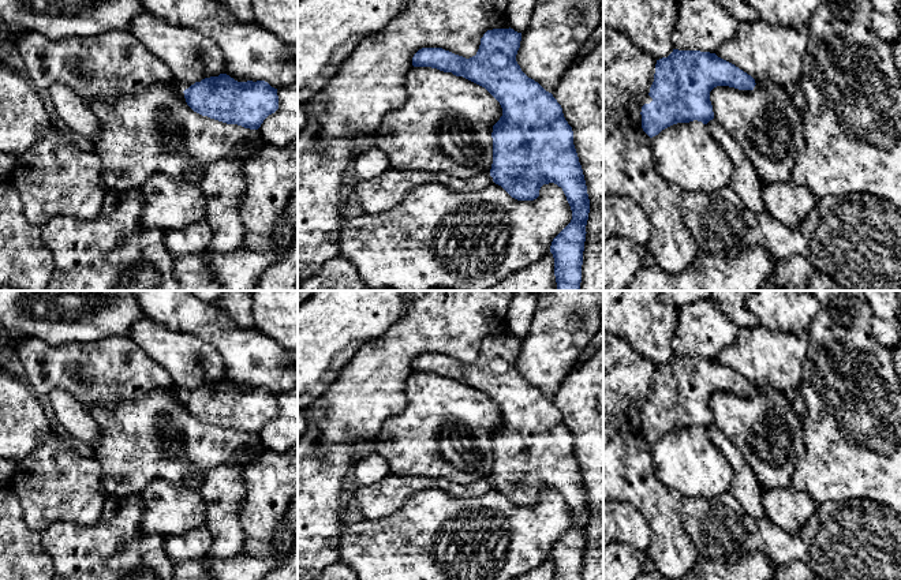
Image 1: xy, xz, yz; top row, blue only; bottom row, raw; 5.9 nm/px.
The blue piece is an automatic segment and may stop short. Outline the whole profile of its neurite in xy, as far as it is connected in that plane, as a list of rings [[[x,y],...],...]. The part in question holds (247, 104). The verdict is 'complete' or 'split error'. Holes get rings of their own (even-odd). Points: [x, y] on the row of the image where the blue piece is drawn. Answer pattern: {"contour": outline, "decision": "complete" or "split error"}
{"contour": [[[227,74],[195,82],[183,93],[194,112],[250,130],[258,130],[278,109],[277,89],[268,82],[238,82]]], "decision": "complete"}

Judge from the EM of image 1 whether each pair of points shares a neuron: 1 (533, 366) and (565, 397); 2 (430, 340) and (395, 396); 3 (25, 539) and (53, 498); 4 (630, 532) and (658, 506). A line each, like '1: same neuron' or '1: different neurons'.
1: different neurons
2: same neuron
3: different neurons
4: different neurons

